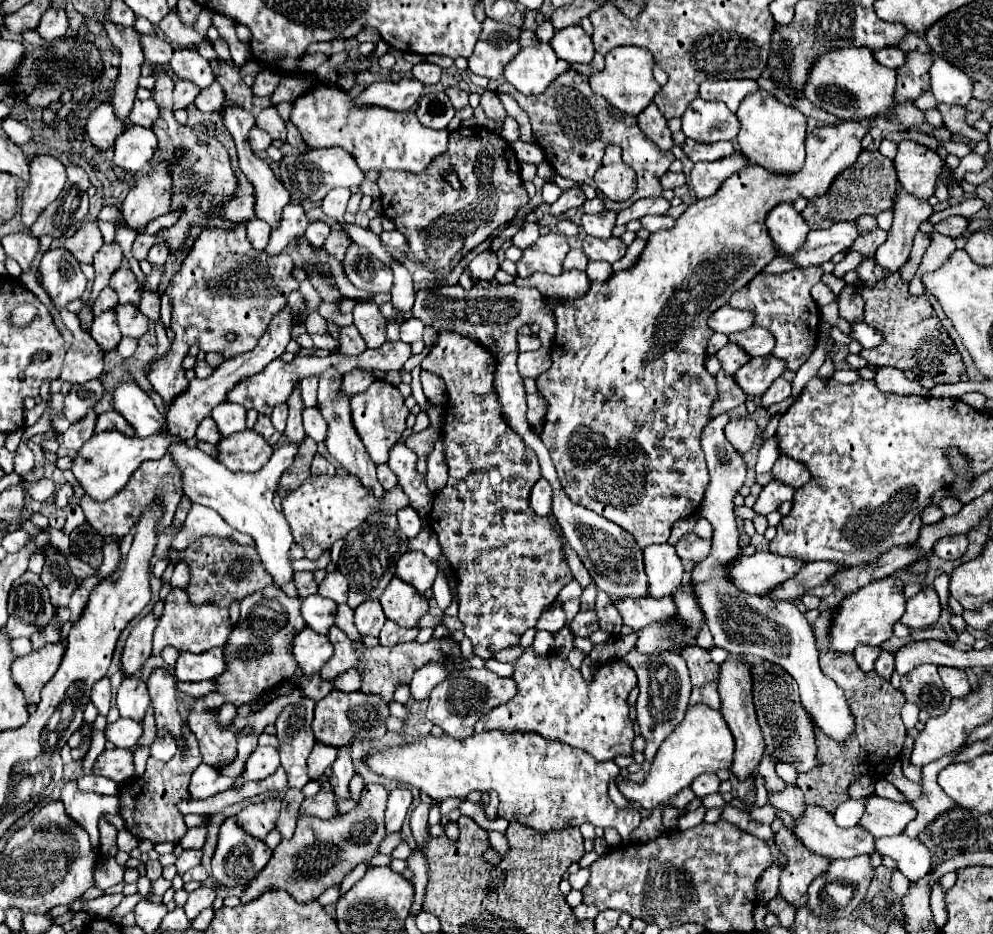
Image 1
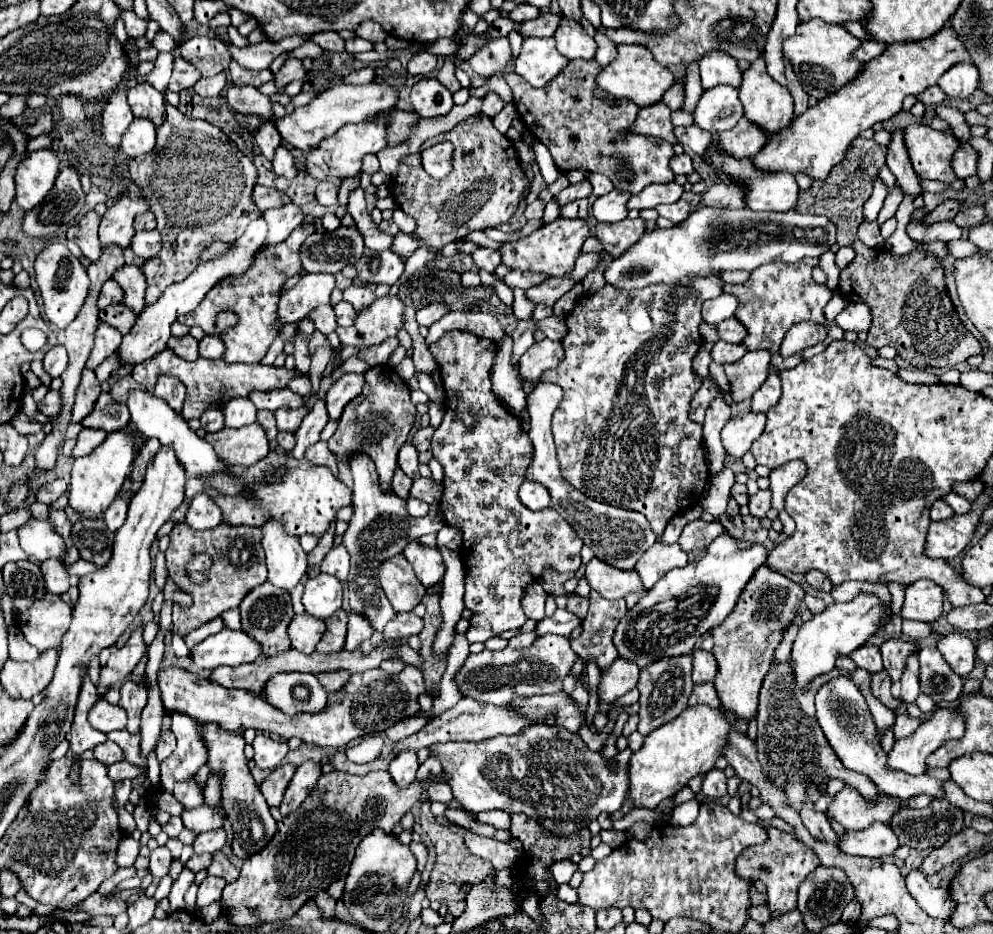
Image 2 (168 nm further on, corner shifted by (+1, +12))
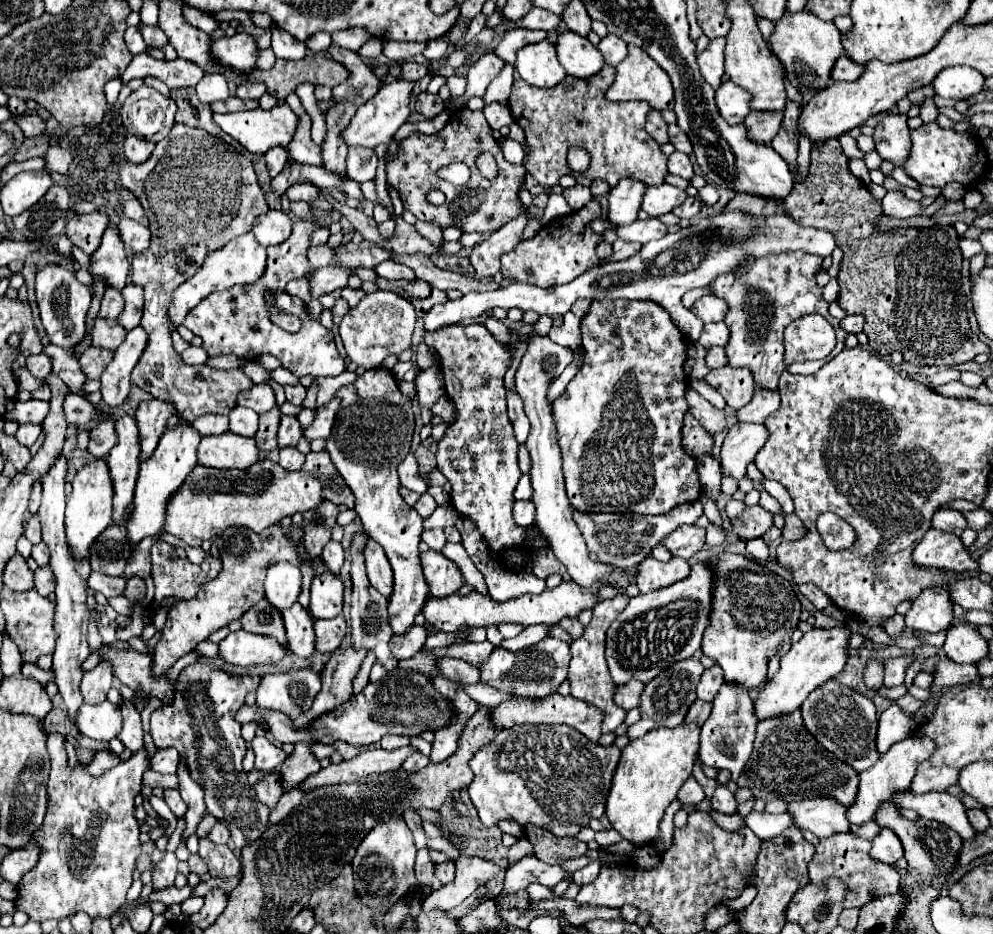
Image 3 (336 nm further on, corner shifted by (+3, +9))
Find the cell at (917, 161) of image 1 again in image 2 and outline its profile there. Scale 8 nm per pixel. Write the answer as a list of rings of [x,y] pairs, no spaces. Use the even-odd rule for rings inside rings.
[[[910,124],[904,130],[904,138],[912,166],[920,178],[938,180],[946,184],[954,182],[954,170],[950,162],[960,142],[950,130],[938,132],[930,126]]]

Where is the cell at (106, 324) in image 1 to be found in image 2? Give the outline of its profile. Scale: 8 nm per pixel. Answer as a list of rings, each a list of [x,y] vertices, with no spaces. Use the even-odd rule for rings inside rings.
[[[100,324],[96,330],[96,342],[86,362],[86,368],[96,370],[106,358],[110,358],[118,350],[120,340],[122,340],[120,332],[114,332],[114,328],[108,328],[108,324]]]

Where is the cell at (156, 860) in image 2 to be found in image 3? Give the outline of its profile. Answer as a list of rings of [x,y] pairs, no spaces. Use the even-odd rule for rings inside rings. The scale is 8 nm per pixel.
[[[166,851],[162,861],[158,861],[152,869],[152,885],[154,889],[162,889],[162,887],[168,887],[168,885],[174,885],[174,879],[178,875],[178,859],[174,853]]]

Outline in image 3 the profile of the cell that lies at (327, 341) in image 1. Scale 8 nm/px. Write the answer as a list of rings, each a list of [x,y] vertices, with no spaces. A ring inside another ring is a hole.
[[[378,289],[366,295],[358,303],[358,307],[346,313],[342,323],[338,325],[338,331],[340,331],[348,359],[356,363],[358,367],[372,369],[372,367],[378,367],[388,355],[402,353],[410,345],[414,323],[416,323],[416,313],[406,299],[402,299],[396,293]]]

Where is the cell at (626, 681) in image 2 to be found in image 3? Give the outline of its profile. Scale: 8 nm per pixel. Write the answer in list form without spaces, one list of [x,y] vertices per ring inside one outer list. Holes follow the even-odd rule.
[[[630,679],[624,685],[616,685],[616,693],[614,693],[616,705],[638,705],[642,689],[644,689],[644,683],[636,679]]]

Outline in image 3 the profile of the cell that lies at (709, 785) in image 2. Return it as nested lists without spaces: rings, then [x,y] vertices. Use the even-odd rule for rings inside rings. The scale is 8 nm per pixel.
[[[718,785],[718,787],[716,787],[716,791],[714,791],[710,803],[712,803],[712,809],[714,809],[714,811],[728,813],[728,815],[736,813],[736,799],[734,799],[734,793],[732,793],[728,787],[724,787],[724,785]]]

